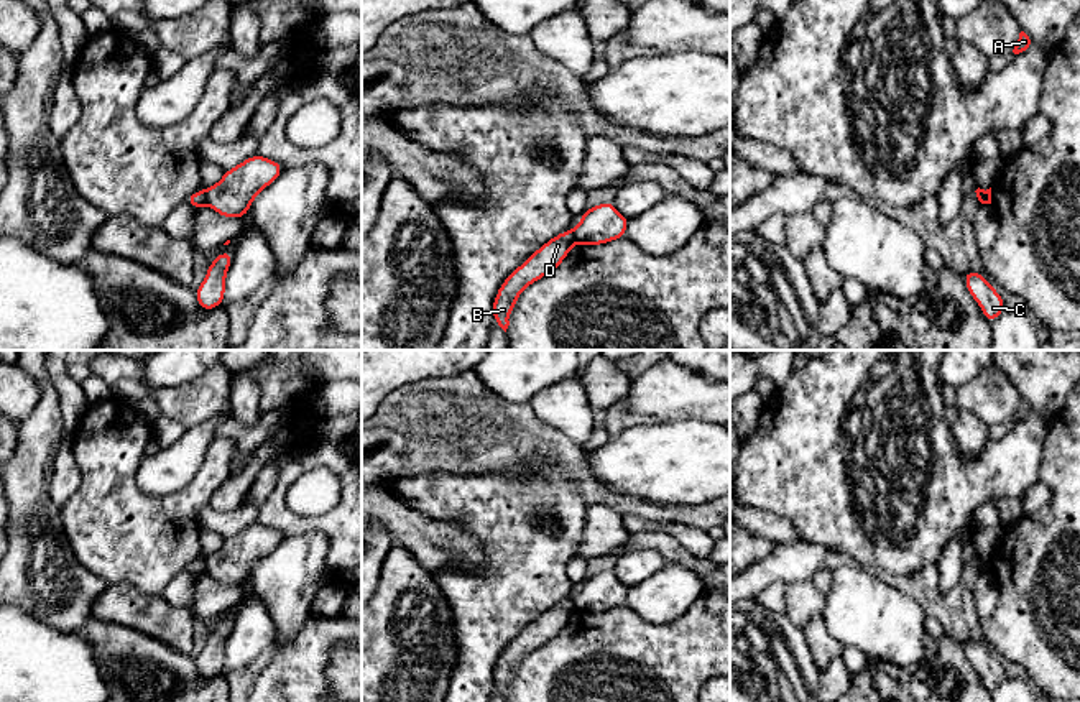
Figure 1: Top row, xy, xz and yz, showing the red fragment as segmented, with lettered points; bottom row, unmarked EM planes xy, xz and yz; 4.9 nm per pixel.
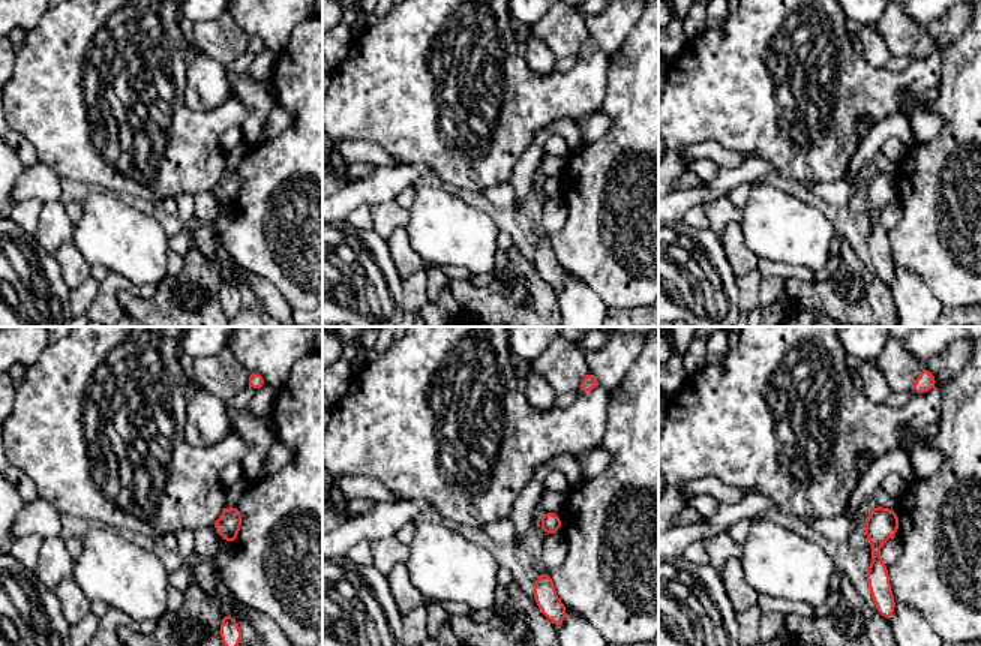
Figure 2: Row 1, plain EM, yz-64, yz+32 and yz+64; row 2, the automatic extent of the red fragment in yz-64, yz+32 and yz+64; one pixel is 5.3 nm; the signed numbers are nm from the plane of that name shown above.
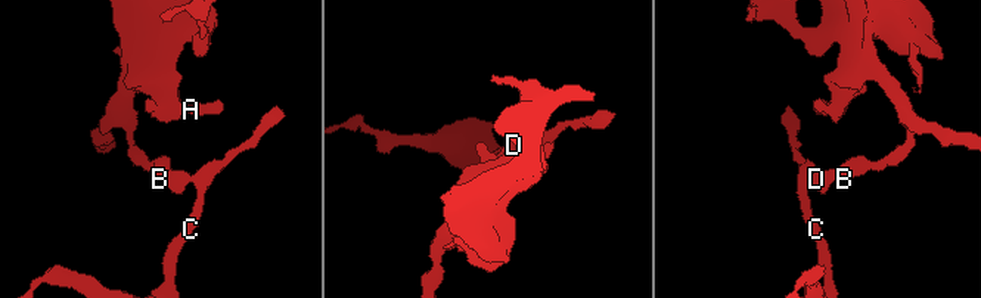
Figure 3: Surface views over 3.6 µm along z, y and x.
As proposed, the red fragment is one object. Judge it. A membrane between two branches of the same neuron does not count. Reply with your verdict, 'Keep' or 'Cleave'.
Cleave

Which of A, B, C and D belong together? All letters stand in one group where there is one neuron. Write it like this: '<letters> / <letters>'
A B D / C

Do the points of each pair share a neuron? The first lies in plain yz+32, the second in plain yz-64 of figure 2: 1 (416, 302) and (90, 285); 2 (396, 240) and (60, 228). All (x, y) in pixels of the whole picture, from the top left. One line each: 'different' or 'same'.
1: same
2: different

